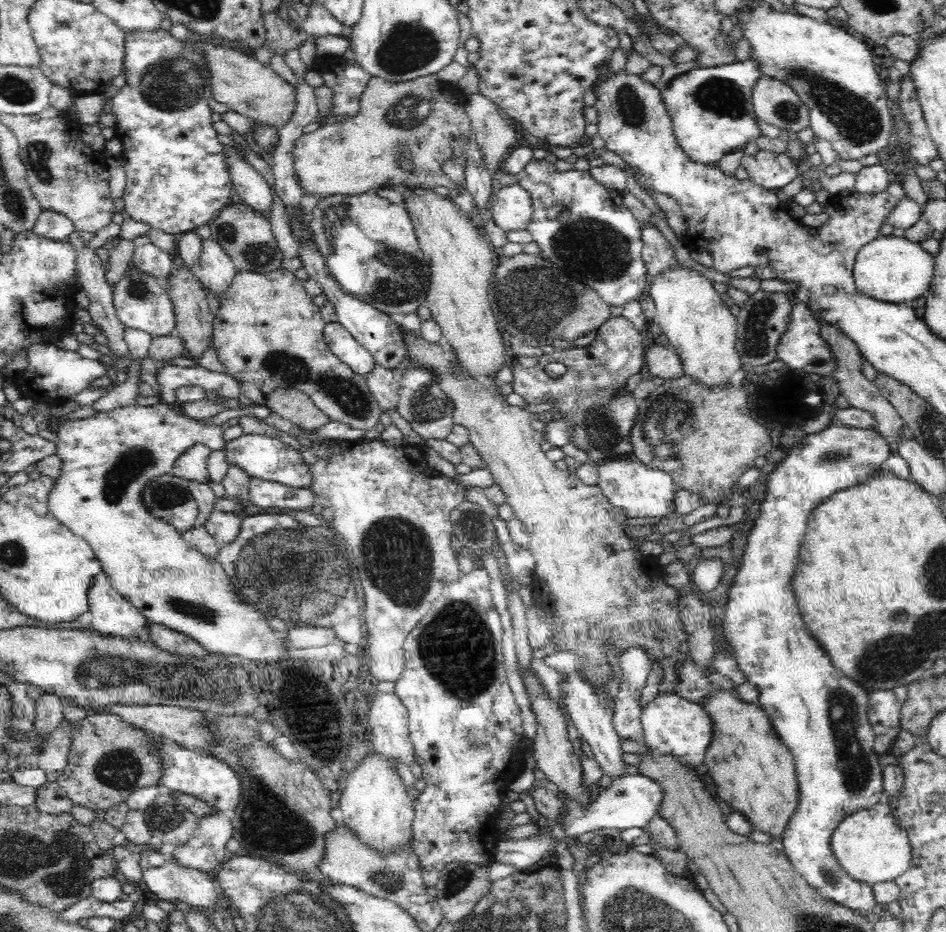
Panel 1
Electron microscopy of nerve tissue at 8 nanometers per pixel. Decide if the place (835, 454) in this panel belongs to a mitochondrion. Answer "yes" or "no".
yes

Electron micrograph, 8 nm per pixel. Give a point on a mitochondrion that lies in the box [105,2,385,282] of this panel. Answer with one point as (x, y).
(174, 83)

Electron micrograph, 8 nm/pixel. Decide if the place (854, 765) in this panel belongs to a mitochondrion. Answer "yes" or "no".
yes

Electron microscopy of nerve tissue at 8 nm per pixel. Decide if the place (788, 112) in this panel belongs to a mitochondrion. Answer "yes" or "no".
yes

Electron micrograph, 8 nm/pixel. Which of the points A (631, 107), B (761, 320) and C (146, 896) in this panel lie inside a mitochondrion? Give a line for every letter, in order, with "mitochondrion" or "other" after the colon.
A: mitochondrion
B: mitochondrion
C: other

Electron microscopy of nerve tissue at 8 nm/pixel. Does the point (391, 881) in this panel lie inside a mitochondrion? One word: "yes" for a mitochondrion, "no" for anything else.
yes

